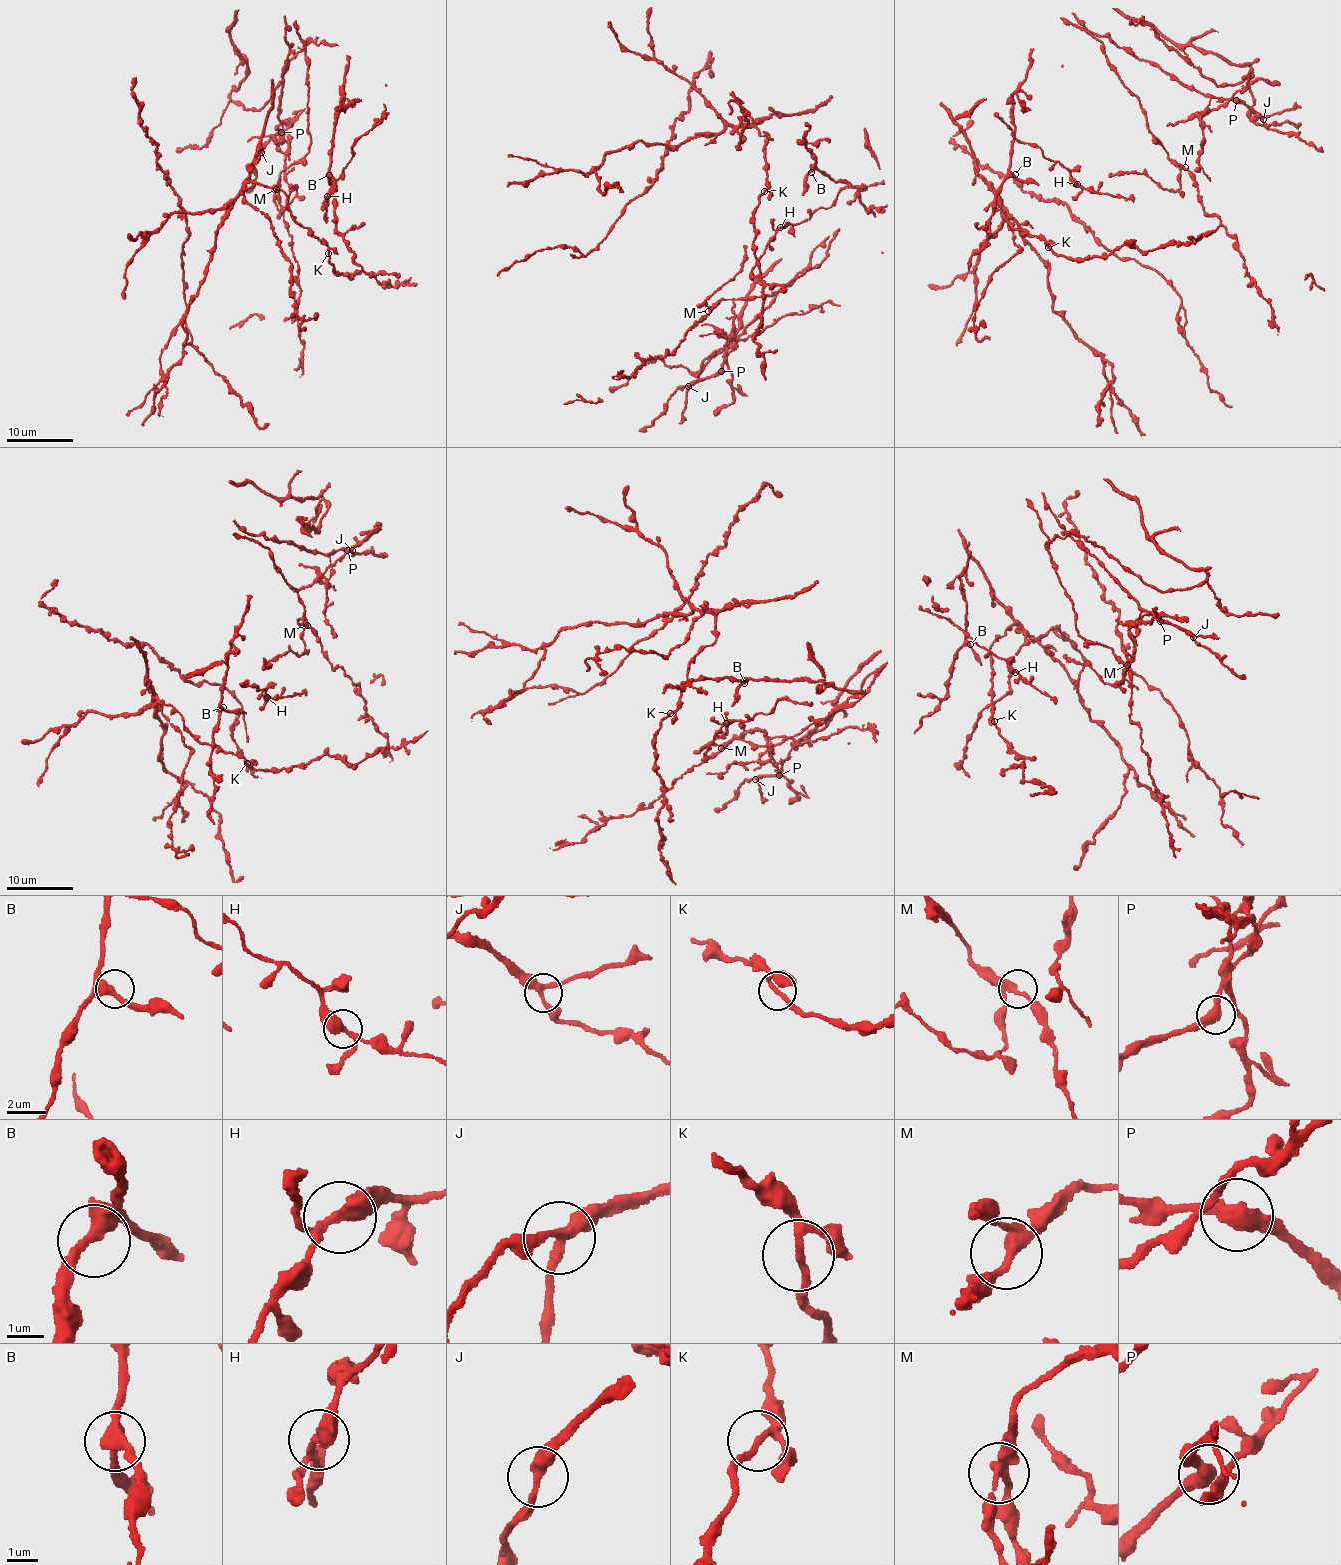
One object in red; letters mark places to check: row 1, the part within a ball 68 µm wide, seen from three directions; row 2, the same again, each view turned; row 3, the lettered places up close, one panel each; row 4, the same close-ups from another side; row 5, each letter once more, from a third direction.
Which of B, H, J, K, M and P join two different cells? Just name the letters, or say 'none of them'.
none of them

